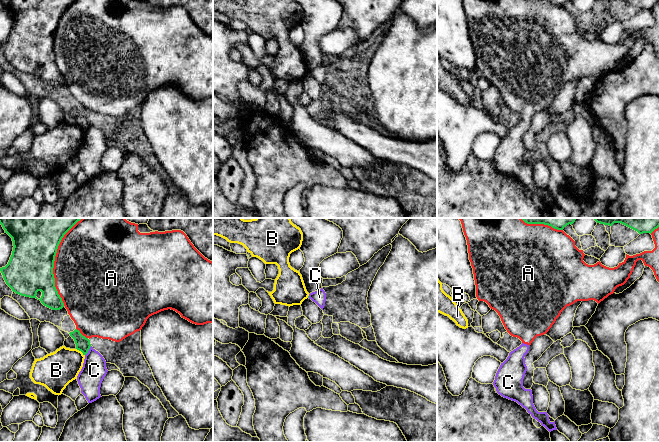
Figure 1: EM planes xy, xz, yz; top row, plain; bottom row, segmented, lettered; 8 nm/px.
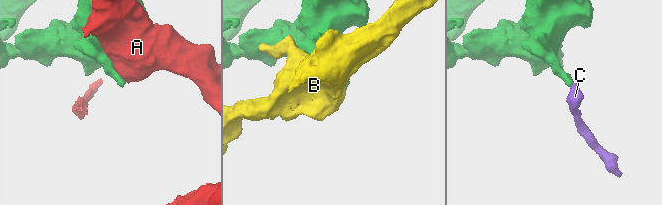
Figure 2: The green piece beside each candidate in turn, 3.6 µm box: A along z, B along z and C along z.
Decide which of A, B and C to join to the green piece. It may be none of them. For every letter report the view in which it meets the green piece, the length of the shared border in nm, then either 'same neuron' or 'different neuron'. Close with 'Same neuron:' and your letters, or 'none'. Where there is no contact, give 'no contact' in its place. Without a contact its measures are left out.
A: xy | 700 nm | different neuron
B: xy | 90 nm | different neuron
C: xy | 90 nm | different neuron
Same neuron: none

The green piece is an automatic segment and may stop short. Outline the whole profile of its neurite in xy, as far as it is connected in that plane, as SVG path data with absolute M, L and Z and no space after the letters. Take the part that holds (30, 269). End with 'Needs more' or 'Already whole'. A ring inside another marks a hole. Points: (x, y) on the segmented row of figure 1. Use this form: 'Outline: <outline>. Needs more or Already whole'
Outline: M0 218L5 233L13 241L13 251L8 264L0 268L6 284L21 296L36 298L52 309L64 307L55 287L53 274L58 246L64 235L82 218Z. Already whole

